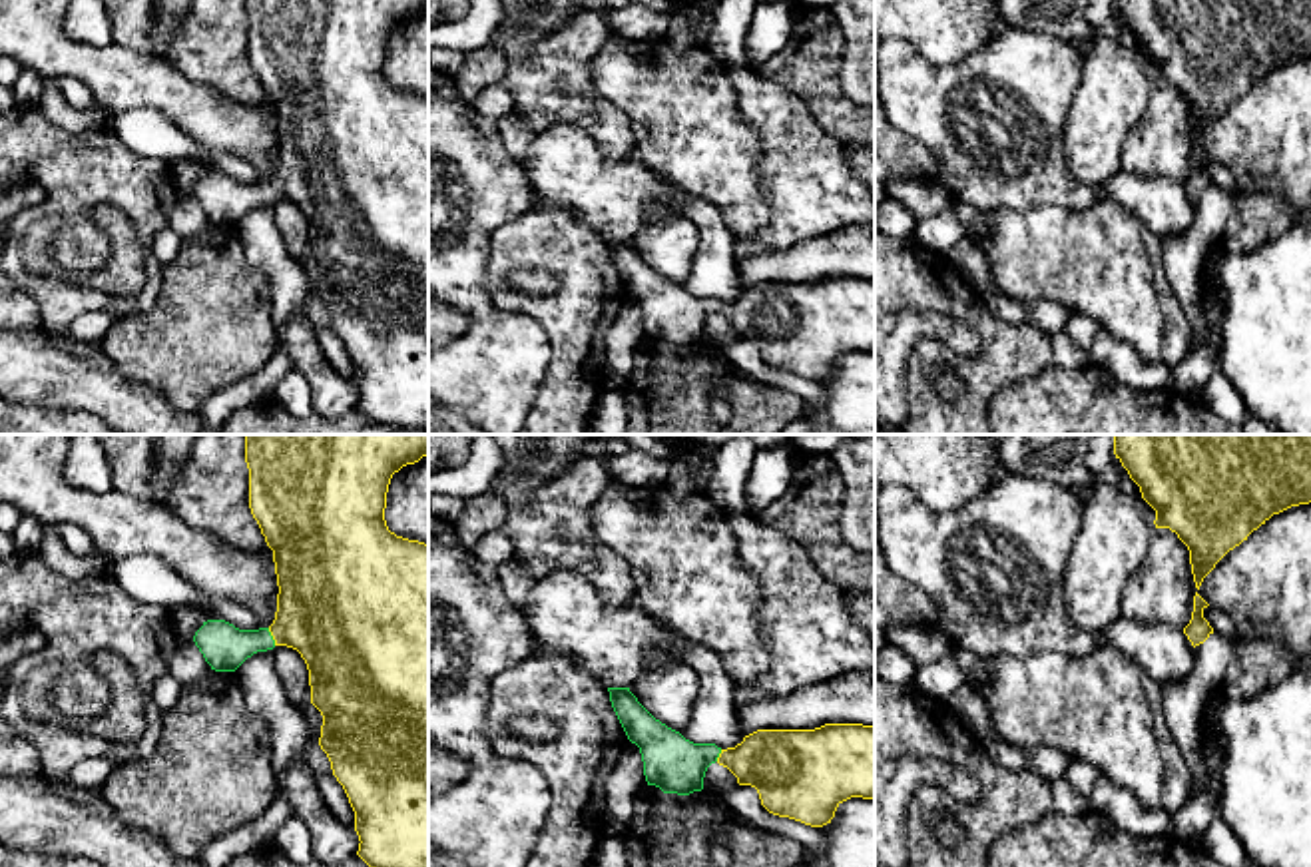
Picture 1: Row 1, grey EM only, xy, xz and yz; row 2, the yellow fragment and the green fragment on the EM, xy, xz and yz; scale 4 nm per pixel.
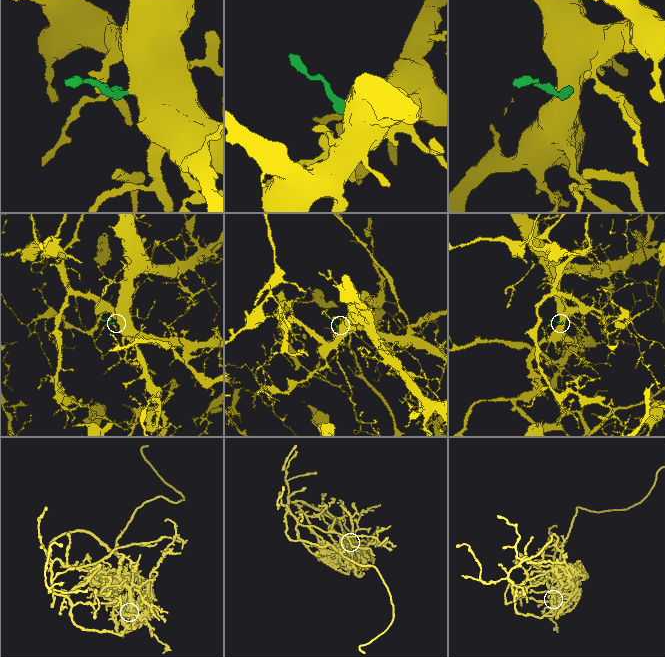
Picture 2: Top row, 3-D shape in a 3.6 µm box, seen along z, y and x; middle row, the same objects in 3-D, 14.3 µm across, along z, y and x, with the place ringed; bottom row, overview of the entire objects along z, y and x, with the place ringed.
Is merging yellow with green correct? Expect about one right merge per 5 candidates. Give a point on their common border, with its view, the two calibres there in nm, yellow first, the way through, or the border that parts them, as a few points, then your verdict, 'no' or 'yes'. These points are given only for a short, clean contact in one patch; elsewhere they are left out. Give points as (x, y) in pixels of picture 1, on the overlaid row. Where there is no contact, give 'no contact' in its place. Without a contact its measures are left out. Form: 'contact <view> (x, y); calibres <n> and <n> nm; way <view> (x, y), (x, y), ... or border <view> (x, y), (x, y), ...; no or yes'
contact xy (271, 634); calibres 420 and 190 nm; way xy (327, 608), (315, 618), (271, 634), (262, 640), (224, 646); yes

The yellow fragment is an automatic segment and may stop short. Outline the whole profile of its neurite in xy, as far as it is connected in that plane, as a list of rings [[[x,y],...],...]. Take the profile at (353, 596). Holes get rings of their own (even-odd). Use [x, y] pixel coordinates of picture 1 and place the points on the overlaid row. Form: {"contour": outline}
{"contour": [[[245,434],[249,508],[273,550],[279,586],[275,620],[269,628],[259,630],[239,630],[225,620],[207,620],[193,636],[195,646],[215,672],[235,672],[253,654],[275,646],[287,646],[301,654],[309,670],[311,704],[323,716],[319,745],[355,811],[355,831],[361,841],[357,855],[369,867],[428,867],[428,544],[396,536],[385,520],[393,474],[426,454],[428,434]]]}

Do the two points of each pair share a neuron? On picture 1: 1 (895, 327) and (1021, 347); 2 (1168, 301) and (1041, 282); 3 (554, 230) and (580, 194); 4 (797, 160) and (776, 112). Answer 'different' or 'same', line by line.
1: different
2: different
3: different
4: same

